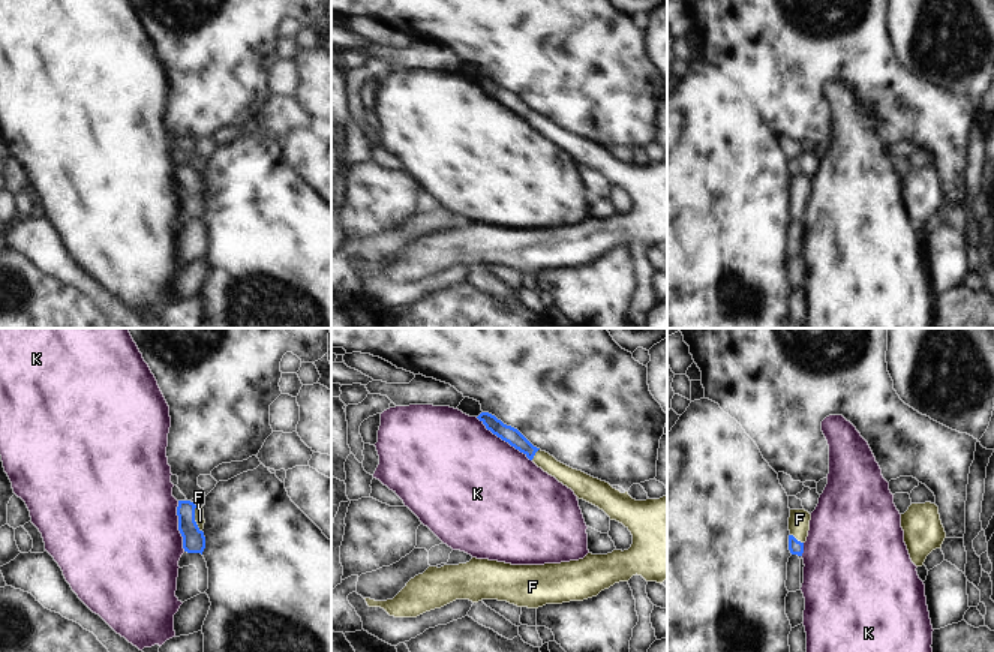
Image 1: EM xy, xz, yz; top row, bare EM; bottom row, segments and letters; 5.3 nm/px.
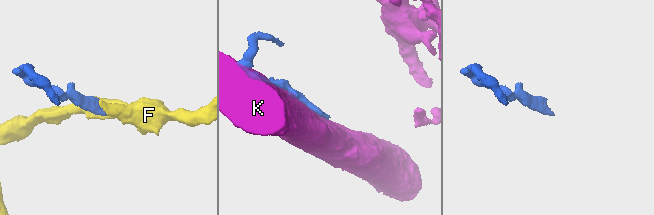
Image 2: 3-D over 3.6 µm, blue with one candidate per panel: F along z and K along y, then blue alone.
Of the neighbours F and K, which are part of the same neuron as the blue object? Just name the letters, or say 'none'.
F

